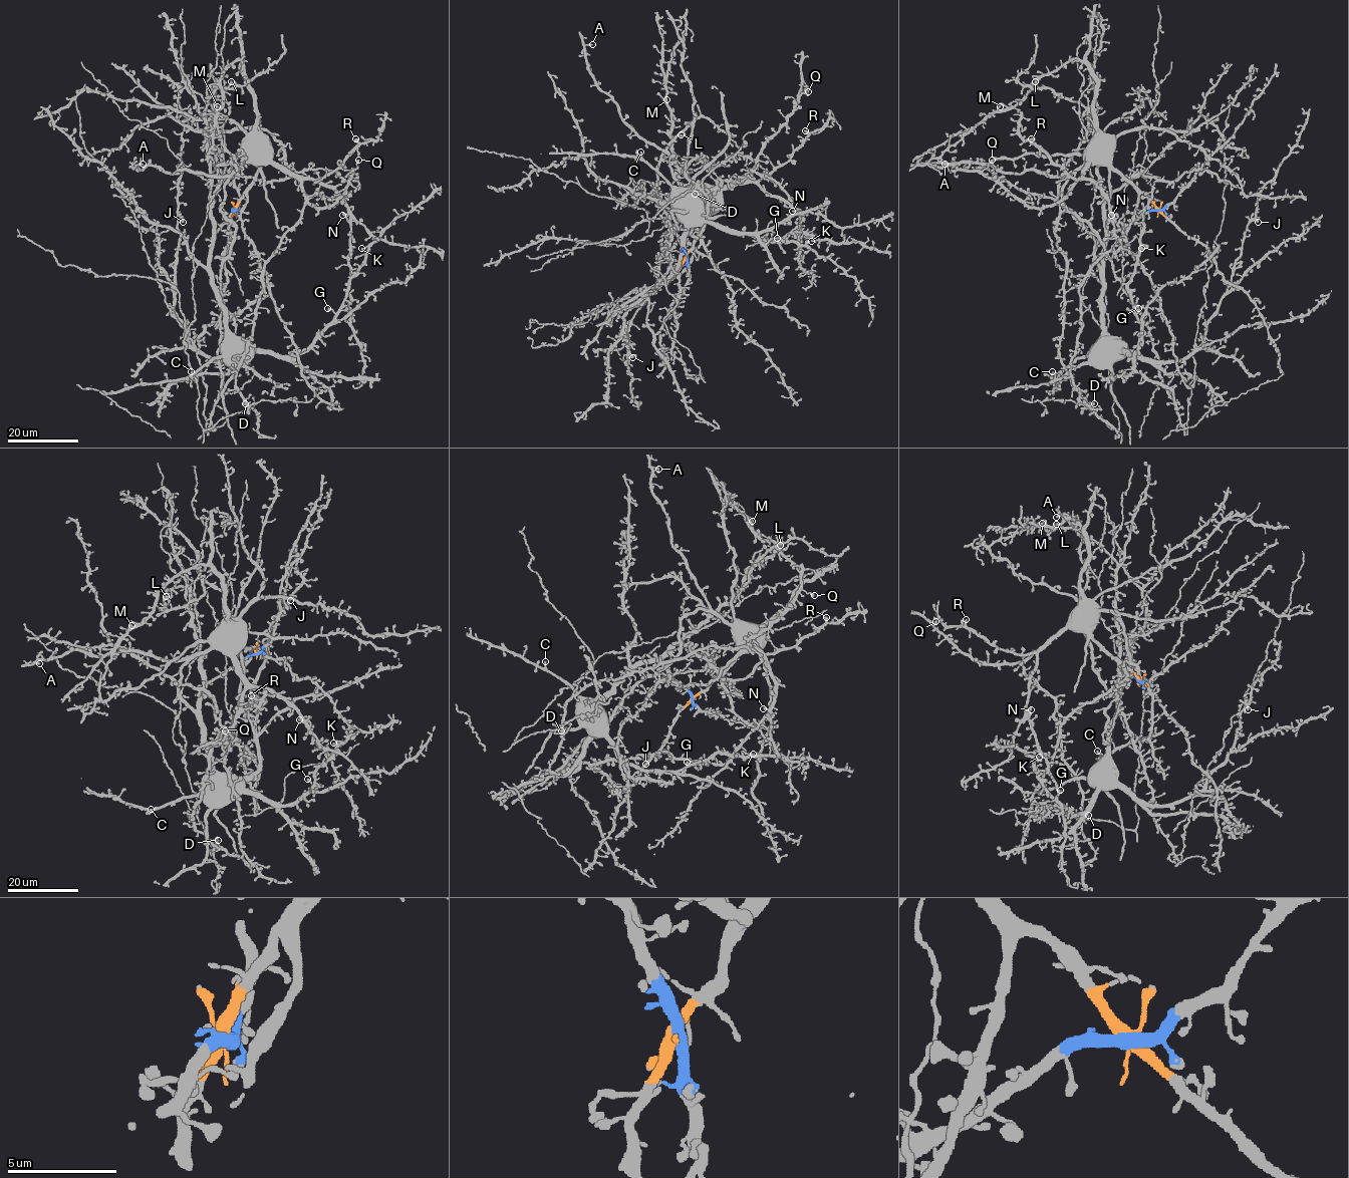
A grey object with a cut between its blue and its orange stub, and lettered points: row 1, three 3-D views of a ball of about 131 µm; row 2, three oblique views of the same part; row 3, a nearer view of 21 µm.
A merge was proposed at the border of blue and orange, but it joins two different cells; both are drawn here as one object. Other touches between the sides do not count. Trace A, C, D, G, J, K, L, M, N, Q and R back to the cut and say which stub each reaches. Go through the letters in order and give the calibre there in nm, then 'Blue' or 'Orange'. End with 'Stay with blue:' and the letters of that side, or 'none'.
A: Thickness 360 nm. Orange
C: Thickness 280 nm. Blue
D: Thickness 340 nm. Orange
G: Thickness 480 nm. Blue
J: Thickness 400 nm. Blue
K: Thickness 300 nm. Blue
L: Thickness 420 nm. Blue
M: Thickness 240 nm. Orange
N: Thickness 420 nm. Orange
Q: Thickness 440 nm. Orange
R: Thickness 480 nm. Orange
Stay with blue: C, G, J, K, L

